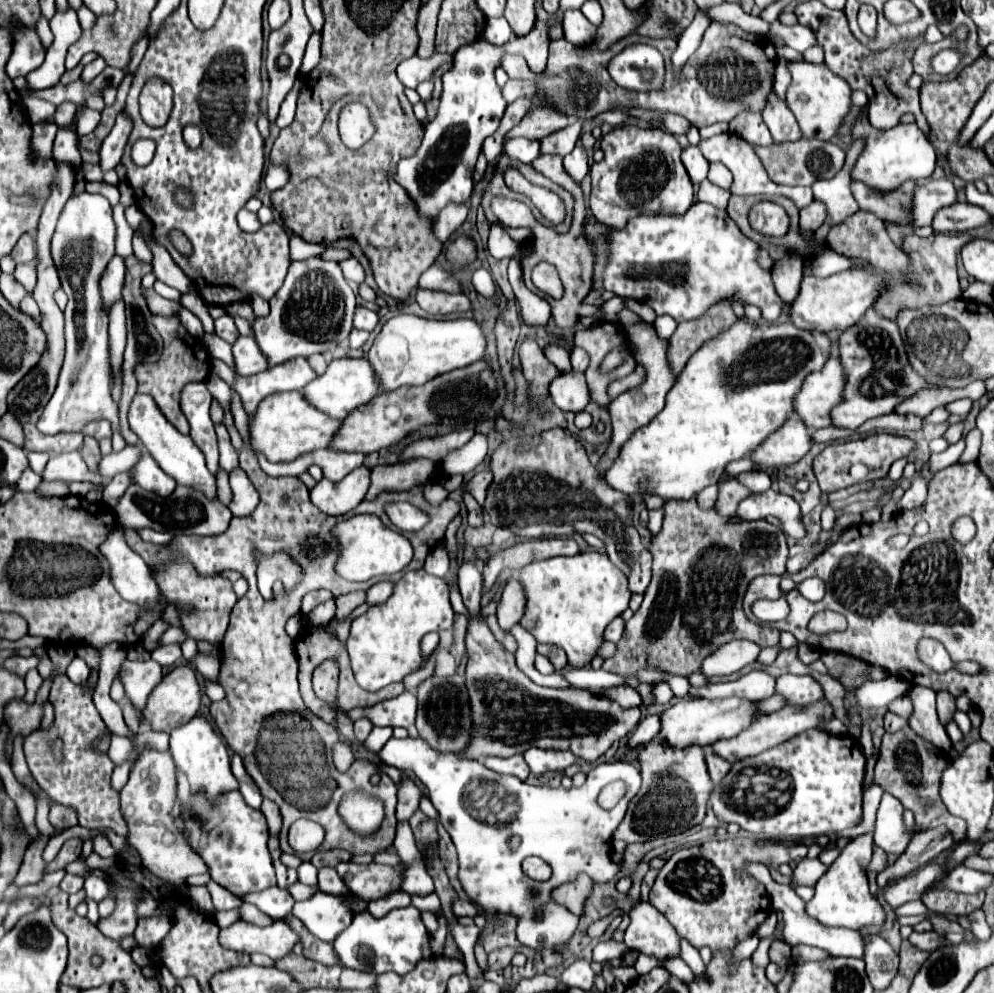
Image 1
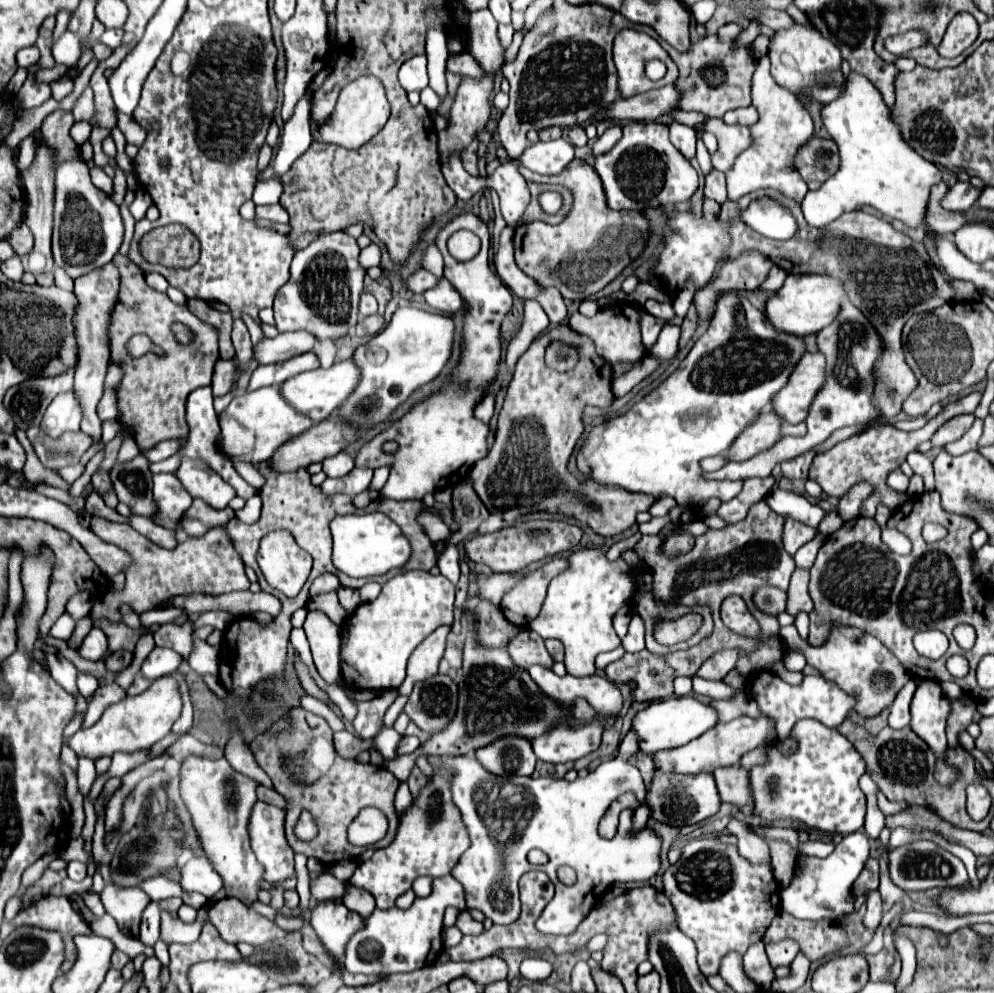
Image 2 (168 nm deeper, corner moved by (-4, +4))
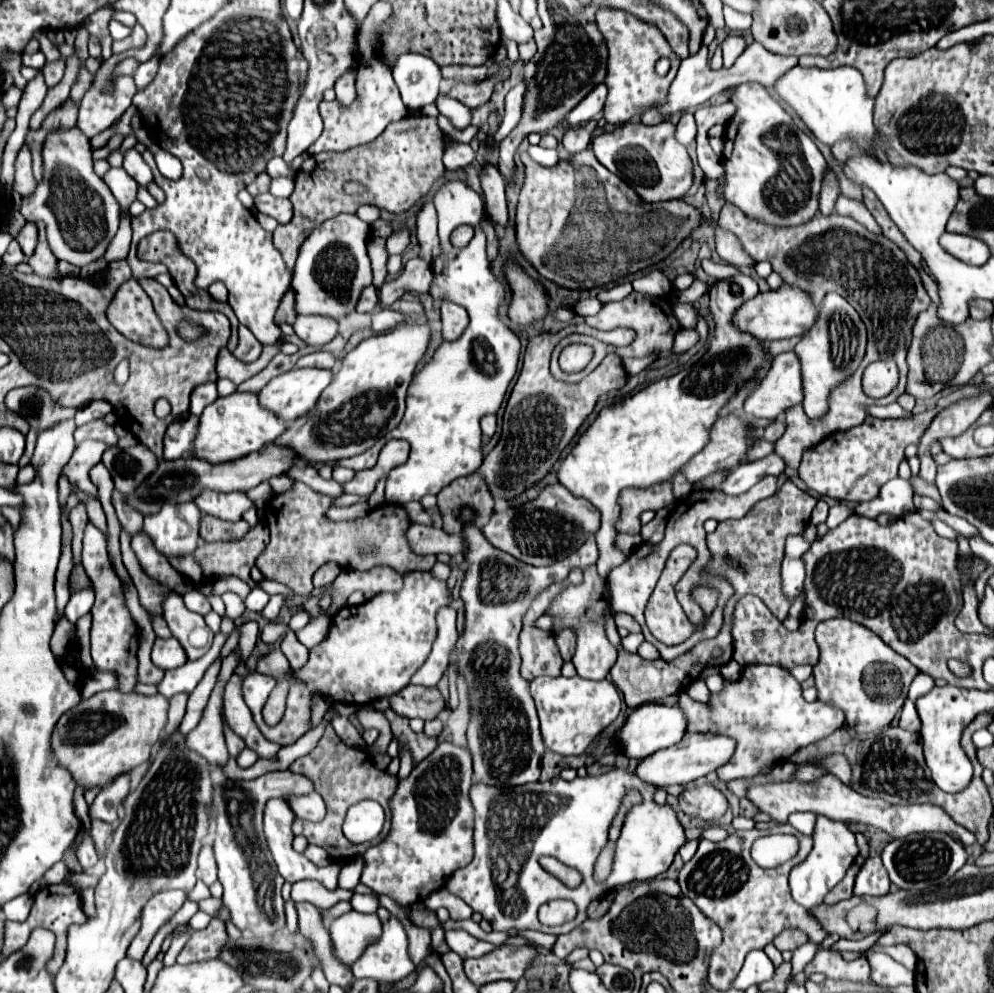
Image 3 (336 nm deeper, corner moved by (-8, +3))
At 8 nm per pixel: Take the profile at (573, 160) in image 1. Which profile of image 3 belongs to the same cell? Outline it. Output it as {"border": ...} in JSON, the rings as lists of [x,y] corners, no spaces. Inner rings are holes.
{"border":[[[530,145],[528,153],[530,153],[532,161],[536,161],[542,167],[554,167],[556,163],[560,163],[560,155],[558,155],[556,149],[544,149],[540,145],[536,145],[536,147]]]}

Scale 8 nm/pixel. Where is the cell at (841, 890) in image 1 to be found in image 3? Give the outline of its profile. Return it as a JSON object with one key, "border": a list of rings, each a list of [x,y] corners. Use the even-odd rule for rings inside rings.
{"border":[[[818,815],[816,829],[814,829],[814,847],[808,853],[808,857],[790,871],[792,899],[806,909],[822,905],[824,897],[844,879],[848,867],[856,861],[858,855],[860,855],[860,847],[856,845],[854,833],[844,823],[836,823],[830,821],[828,817]]]}

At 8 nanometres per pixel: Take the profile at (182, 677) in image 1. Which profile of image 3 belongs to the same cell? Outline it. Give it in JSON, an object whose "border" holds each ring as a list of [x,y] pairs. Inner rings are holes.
{"border":[[[100,691],[90,699],[82,699],[80,707],[74,707],[60,717],[52,733],[52,751],[78,785],[84,789],[106,787],[120,773],[128,773],[148,761],[150,751],[160,741],[166,725],[168,705],[170,699],[160,693],[138,695]]]}

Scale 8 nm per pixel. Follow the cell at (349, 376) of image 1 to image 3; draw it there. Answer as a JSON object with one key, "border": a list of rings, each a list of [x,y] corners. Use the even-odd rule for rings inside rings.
{"border":[[[290,369],[260,391],[260,403],[284,421],[300,419],[316,407],[332,375],[334,371],[328,369]]]}

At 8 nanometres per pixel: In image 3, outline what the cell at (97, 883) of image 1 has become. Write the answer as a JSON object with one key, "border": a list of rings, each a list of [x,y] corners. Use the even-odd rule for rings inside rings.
{"border":[[[162,891],[160,895],[154,895],[152,899],[148,899],[148,903],[144,905],[144,911],[140,915],[142,927],[136,933],[136,937],[132,939],[126,957],[140,961],[144,957],[152,937],[156,935],[156,931],[182,907],[184,901],[186,901],[184,891]]]}

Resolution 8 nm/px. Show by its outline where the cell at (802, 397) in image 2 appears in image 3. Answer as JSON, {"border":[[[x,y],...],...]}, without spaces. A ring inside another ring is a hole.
{"border":[[[788,351],[774,357],[768,375],[746,399],[744,411],[748,417],[764,417],[774,421],[788,409],[802,405],[802,401],[804,389],[800,359],[794,351]]]}

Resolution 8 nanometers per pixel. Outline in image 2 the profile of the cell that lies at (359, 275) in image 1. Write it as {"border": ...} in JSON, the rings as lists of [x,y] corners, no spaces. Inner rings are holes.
{"border":[[[370,244],[368,248],[362,250],[362,254],[360,254],[360,264],[362,264],[364,268],[378,266],[378,264],[380,264],[380,258],[382,258],[380,246],[378,246],[378,244]]]}

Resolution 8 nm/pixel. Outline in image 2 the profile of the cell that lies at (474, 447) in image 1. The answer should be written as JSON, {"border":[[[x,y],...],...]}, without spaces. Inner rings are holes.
{"border":[[[462,212],[452,218],[436,236],[436,246],[444,256],[444,276],[466,300],[464,328],[462,328],[462,356],[452,370],[452,378],[444,386],[430,394],[428,398],[416,402],[400,420],[392,422],[390,428],[366,442],[354,458],[354,464],[360,468],[380,468],[390,466],[390,478],[382,488],[384,498],[392,500],[422,500],[426,494],[454,486],[462,482],[470,468],[488,454],[486,436],[488,426],[474,418],[474,408],[482,402],[486,390],[496,382],[500,360],[502,360],[502,340],[500,324],[512,308],[512,294],[508,286],[490,270],[488,264],[488,246],[490,234],[486,224],[472,212]],[[466,228],[480,236],[480,252],[468,260],[460,262],[450,256],[446,240],[452,232]],[[394,440],[400,444],[396,454],[384,454],[382,444]]]}

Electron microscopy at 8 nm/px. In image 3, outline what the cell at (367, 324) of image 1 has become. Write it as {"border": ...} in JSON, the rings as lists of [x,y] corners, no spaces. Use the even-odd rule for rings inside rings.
{"border":[[[370,285],[370,287],[366,287],[362,291],[362,297],[360,297],[358,305],[356,305],[356,311],[358,313],[372,313],[376,309],[376,305],[378,305],[378,293],[376,293],[374,285]]]}

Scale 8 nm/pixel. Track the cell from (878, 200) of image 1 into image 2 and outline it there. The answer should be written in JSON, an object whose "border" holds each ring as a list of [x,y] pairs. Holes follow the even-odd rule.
{"border":[[[940,182],[932,188],[932,196],[930,196],[930,204],[928,204],[928,214],[926,214],[926,222],[928,226],[944,236],[944,234],[954,234],[958,228],[970,224],[968,218],[964,216],[964,212],[952,212],[940,206],[940,200],[946,196],[946,192],[950,190],[950,186],[946,182]]]}

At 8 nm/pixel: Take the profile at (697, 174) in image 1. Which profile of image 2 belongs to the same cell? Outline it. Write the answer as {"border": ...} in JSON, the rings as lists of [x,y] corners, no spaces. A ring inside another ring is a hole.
{"border":[[[672,122],[670,124],[670,136],[672,138],[672,144],[688,158],[692,160],[696,156],[696,130],[690,128],[690,126],[684,126],[680,122]]]}

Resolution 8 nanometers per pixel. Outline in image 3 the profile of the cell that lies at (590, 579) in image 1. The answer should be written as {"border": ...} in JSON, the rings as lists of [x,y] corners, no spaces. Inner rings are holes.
{"border":[[[596,565],[584,569],[582,583],[564,587],[564,591],[560,591],[556,599],[552,599],[546,613],[554,619],[552,633],[560,633],[564,629],[572,629],[576,633],[576,653],[572,657],[576,673],[582,679],[592,679],[592,681],[604,679],[616,661],[618,649],[606,637],[606,615],[610,613],[610,599],[608,599],[606,579],[598,575]]]}

